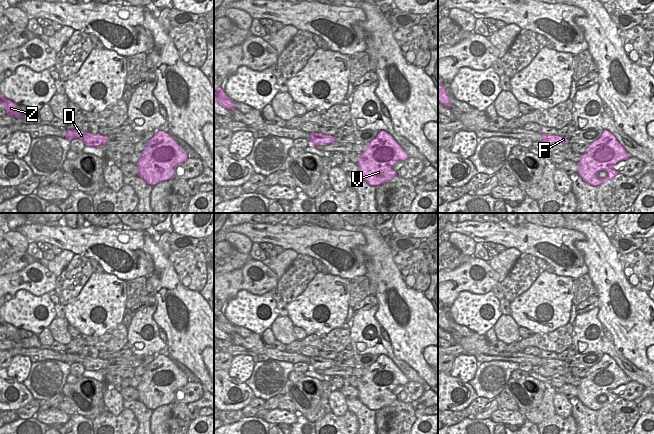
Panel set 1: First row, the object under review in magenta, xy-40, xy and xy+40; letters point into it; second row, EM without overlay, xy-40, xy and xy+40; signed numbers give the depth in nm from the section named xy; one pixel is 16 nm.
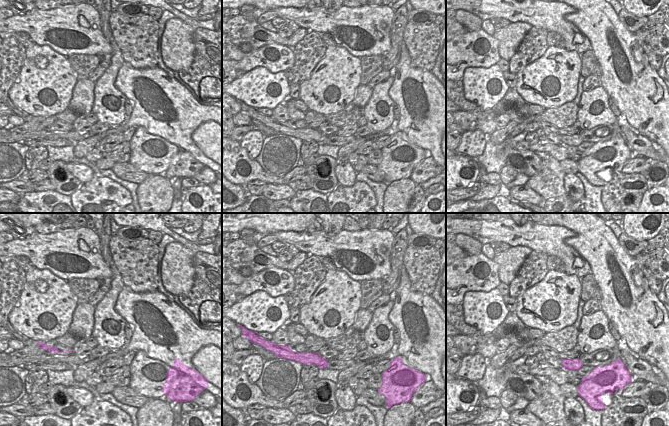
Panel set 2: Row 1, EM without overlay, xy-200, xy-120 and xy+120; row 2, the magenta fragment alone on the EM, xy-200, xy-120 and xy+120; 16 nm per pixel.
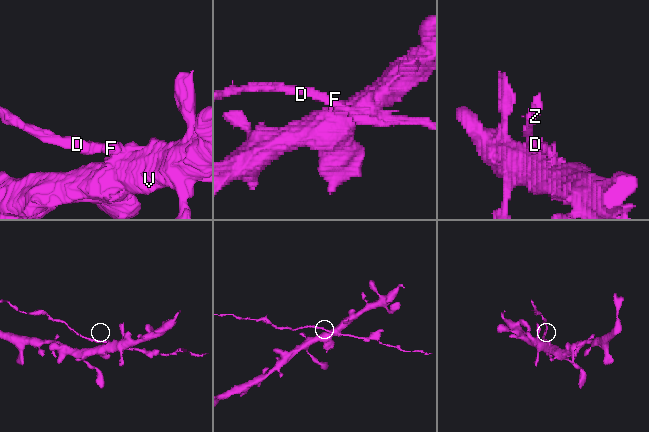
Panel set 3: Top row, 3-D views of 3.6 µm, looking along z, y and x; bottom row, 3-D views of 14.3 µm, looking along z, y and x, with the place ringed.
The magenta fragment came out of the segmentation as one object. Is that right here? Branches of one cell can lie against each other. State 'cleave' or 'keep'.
cleave

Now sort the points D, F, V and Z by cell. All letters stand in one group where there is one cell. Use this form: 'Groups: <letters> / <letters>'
Groups: D F Z / V.

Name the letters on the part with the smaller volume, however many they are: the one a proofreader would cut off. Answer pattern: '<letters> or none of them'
D, F, Z

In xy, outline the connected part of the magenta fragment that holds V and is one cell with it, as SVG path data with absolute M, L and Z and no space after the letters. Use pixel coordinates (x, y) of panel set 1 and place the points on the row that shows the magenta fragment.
M386 131L378 132L380 144L376 150L361 154L358 165L358 175L368 185L378 187L389 182L395 176L393 167L409 158L406 152L399 146L394 138Z

